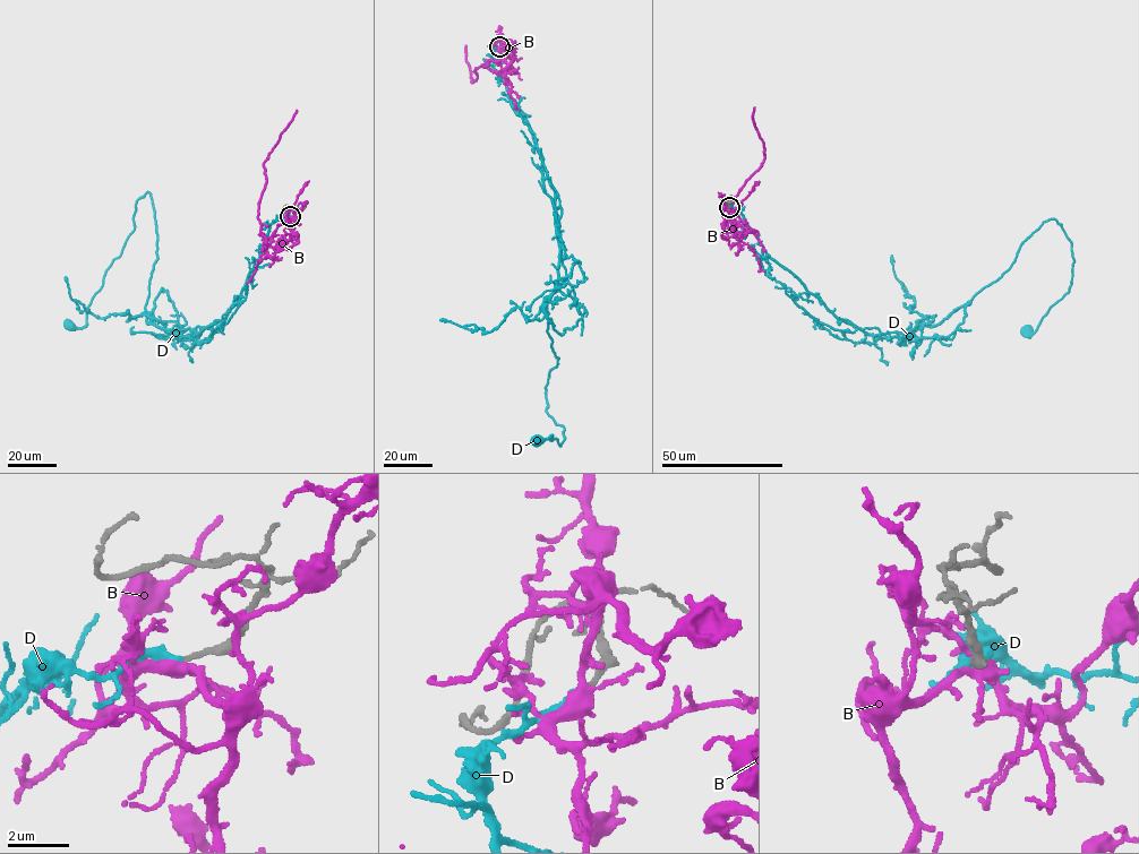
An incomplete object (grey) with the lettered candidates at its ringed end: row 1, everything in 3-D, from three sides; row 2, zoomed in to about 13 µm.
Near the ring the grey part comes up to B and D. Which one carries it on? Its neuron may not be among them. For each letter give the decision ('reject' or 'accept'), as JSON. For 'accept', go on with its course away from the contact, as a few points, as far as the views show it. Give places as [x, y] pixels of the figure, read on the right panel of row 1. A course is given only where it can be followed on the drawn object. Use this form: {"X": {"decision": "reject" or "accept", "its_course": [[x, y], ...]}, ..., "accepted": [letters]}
{"B": {"decision": "reject"}, "D": {"decision": "accept", "its_course": [[729, 207], [838, 318], [880, 337], [936, 325], [1054, 218], [1071, 242], [1071, 285], [1036, 330], [1025, 329]]}, "accepted": ["D"]}

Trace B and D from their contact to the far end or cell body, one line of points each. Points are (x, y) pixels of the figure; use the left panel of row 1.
B: (290, 216), (298, 242), (276, 251), (262, 234), (257, 216), (266, 180), (263, 162), (297, 110)
D: (290, 216), (272, 222), (224, 318), (177, 335), (146, 321), (157, 258), (146, 192), (86, 325), (69, 324)

